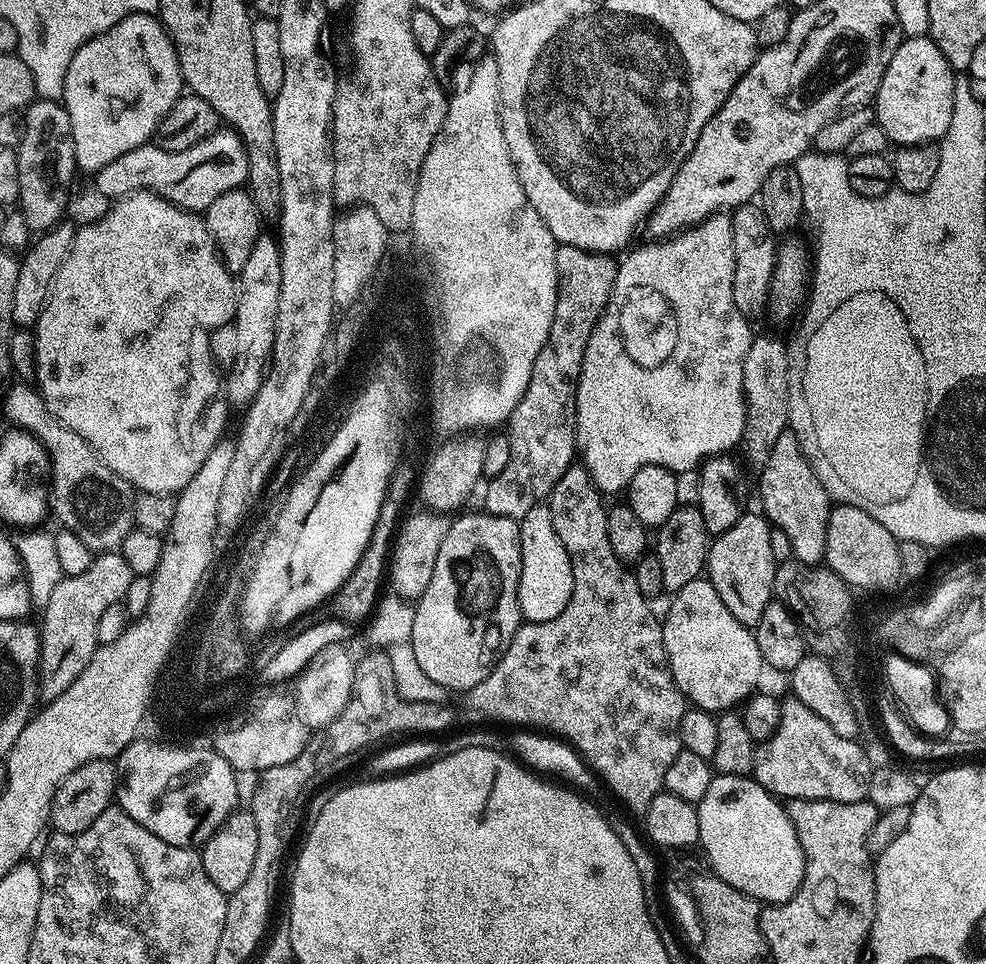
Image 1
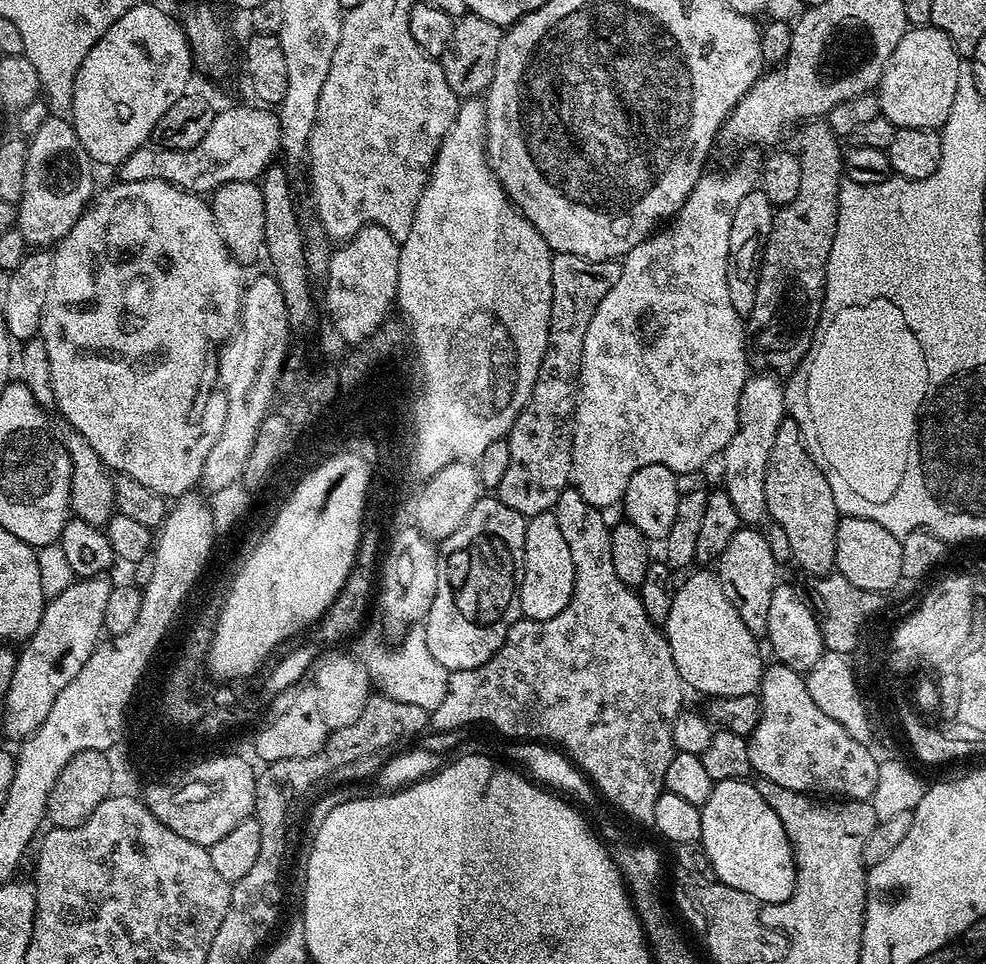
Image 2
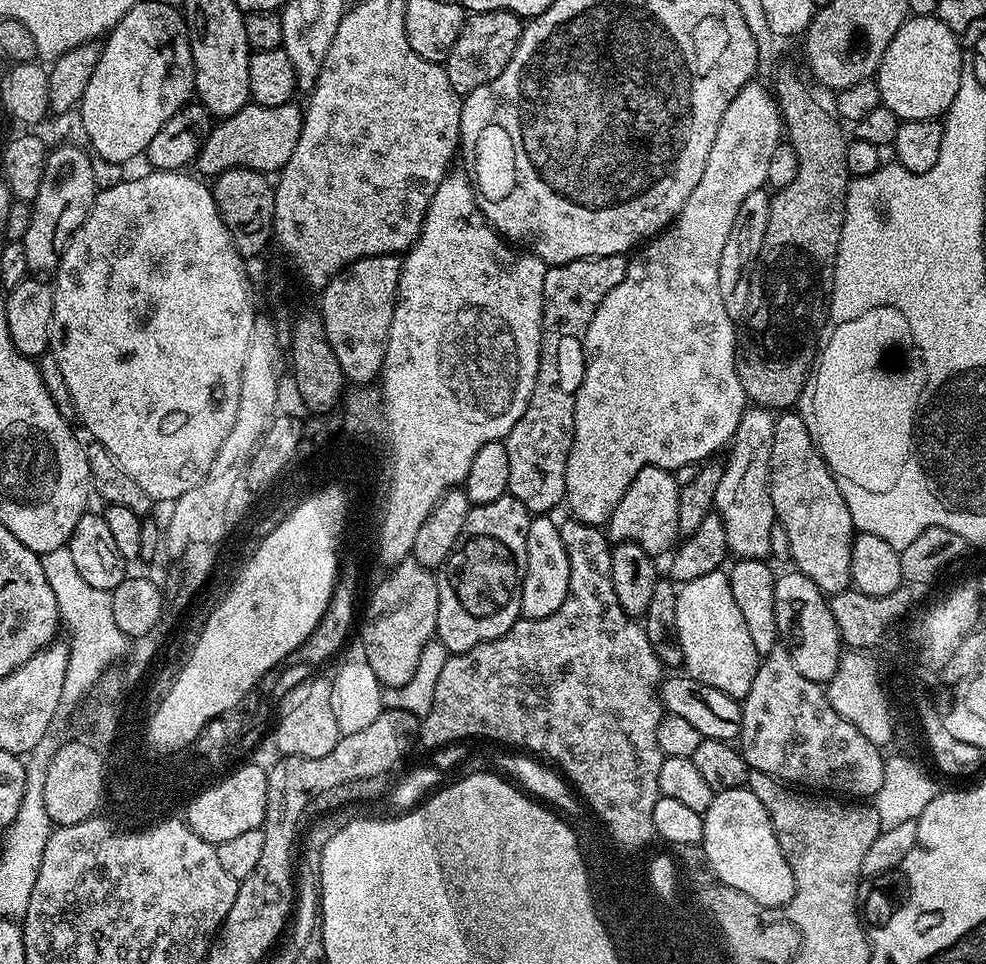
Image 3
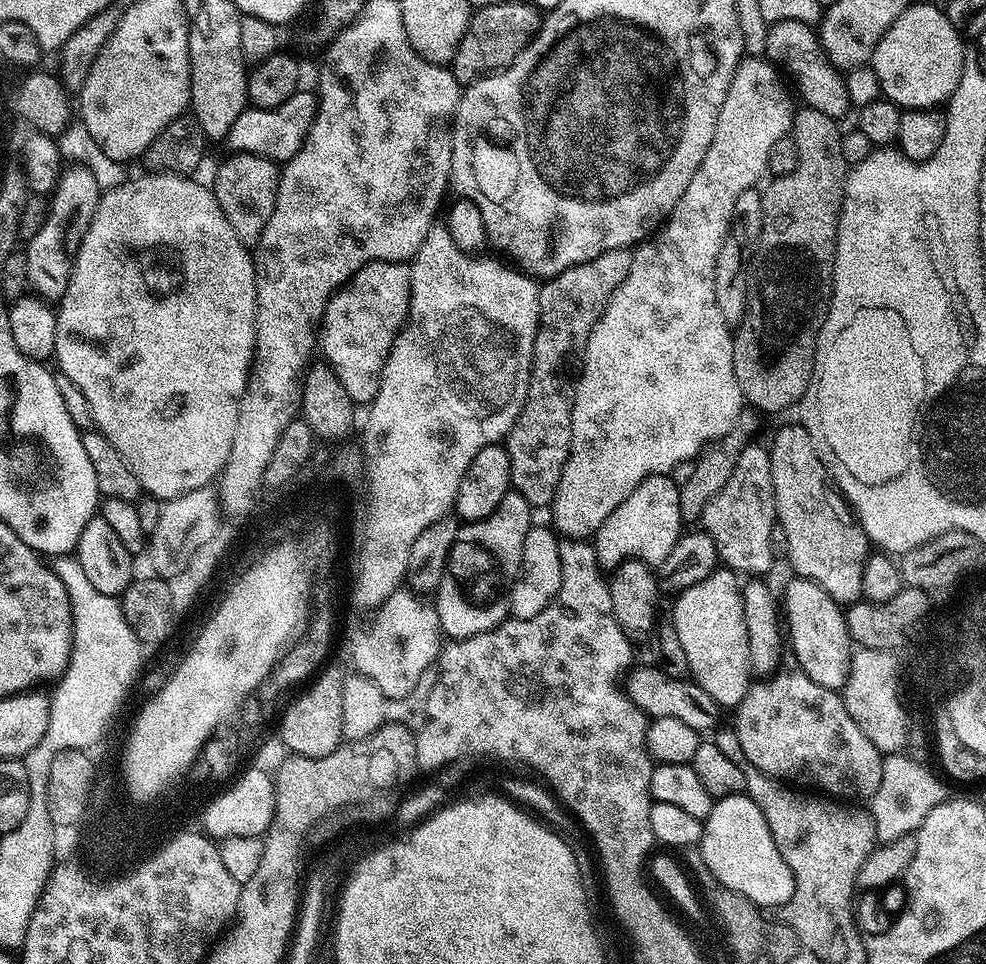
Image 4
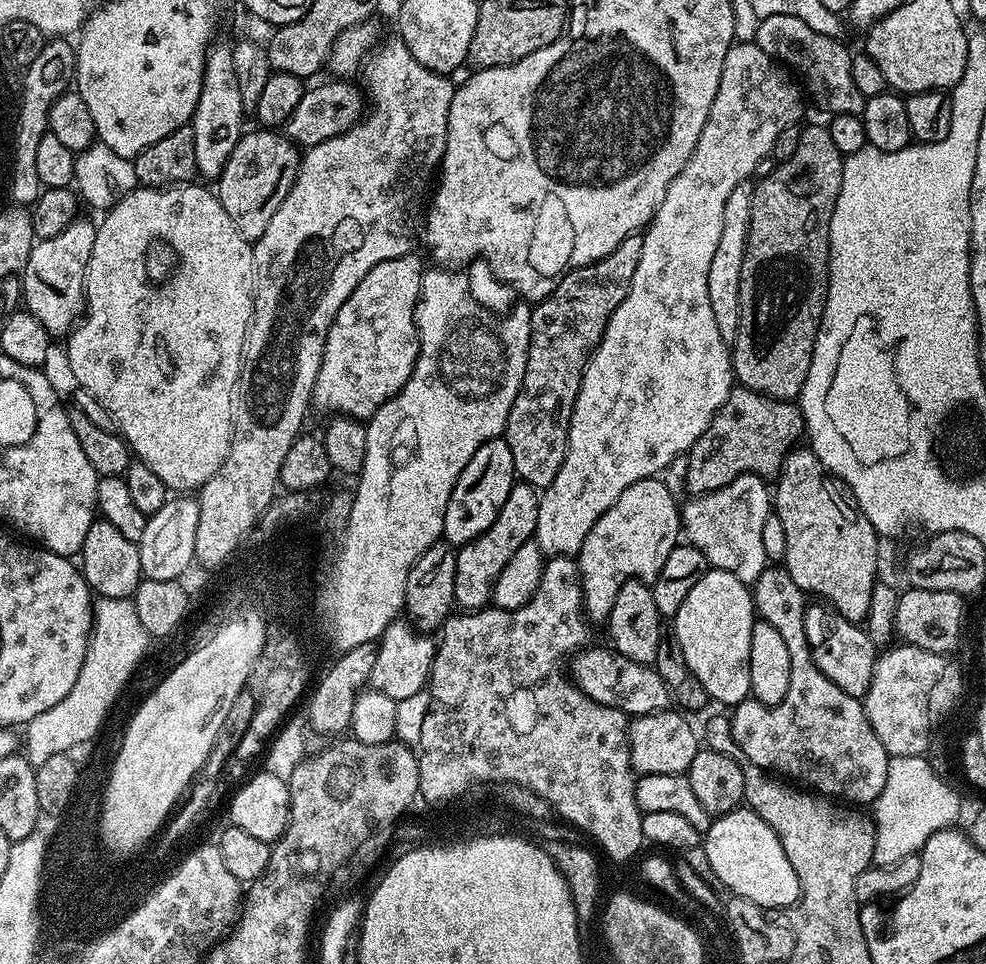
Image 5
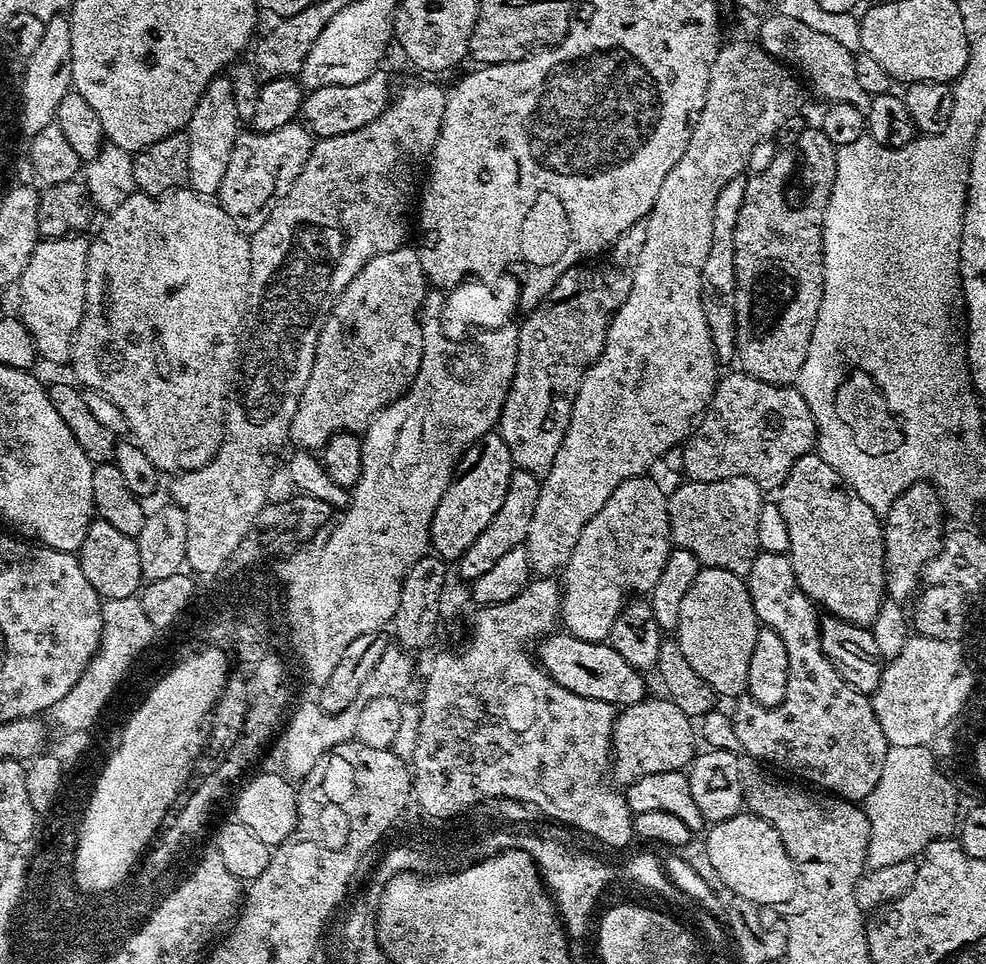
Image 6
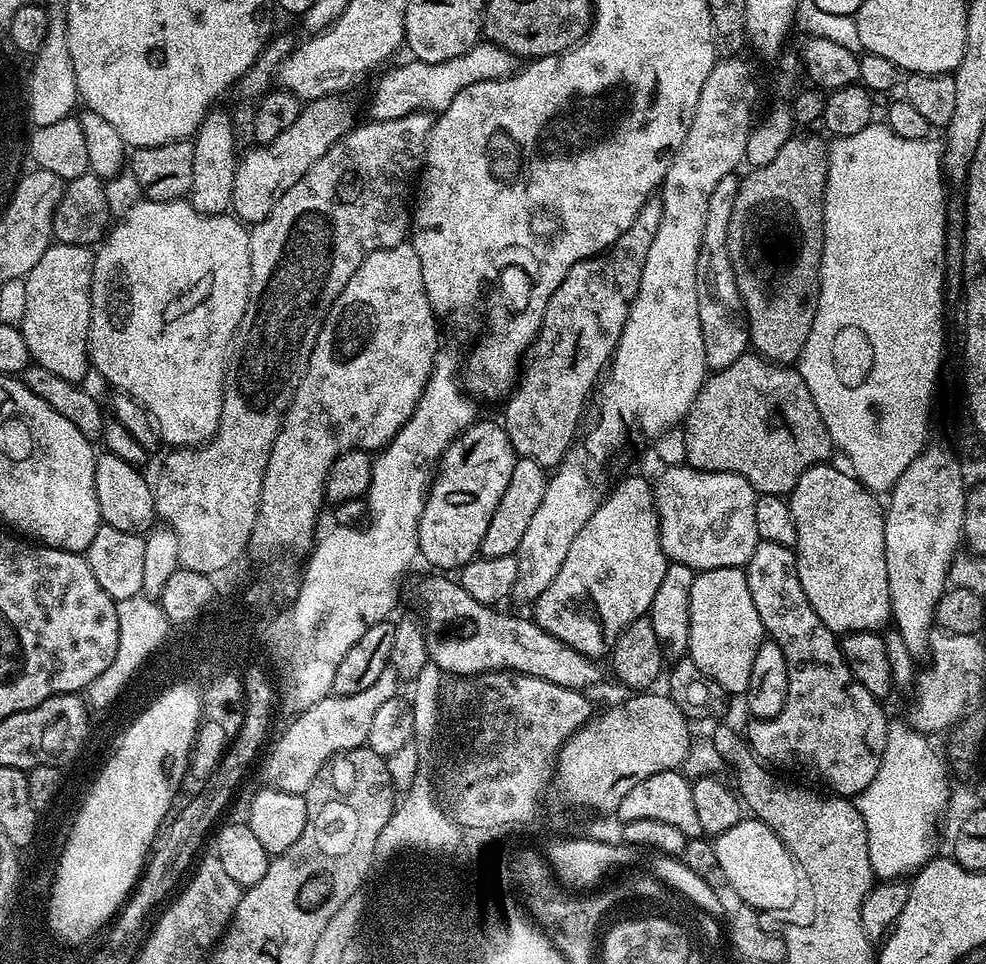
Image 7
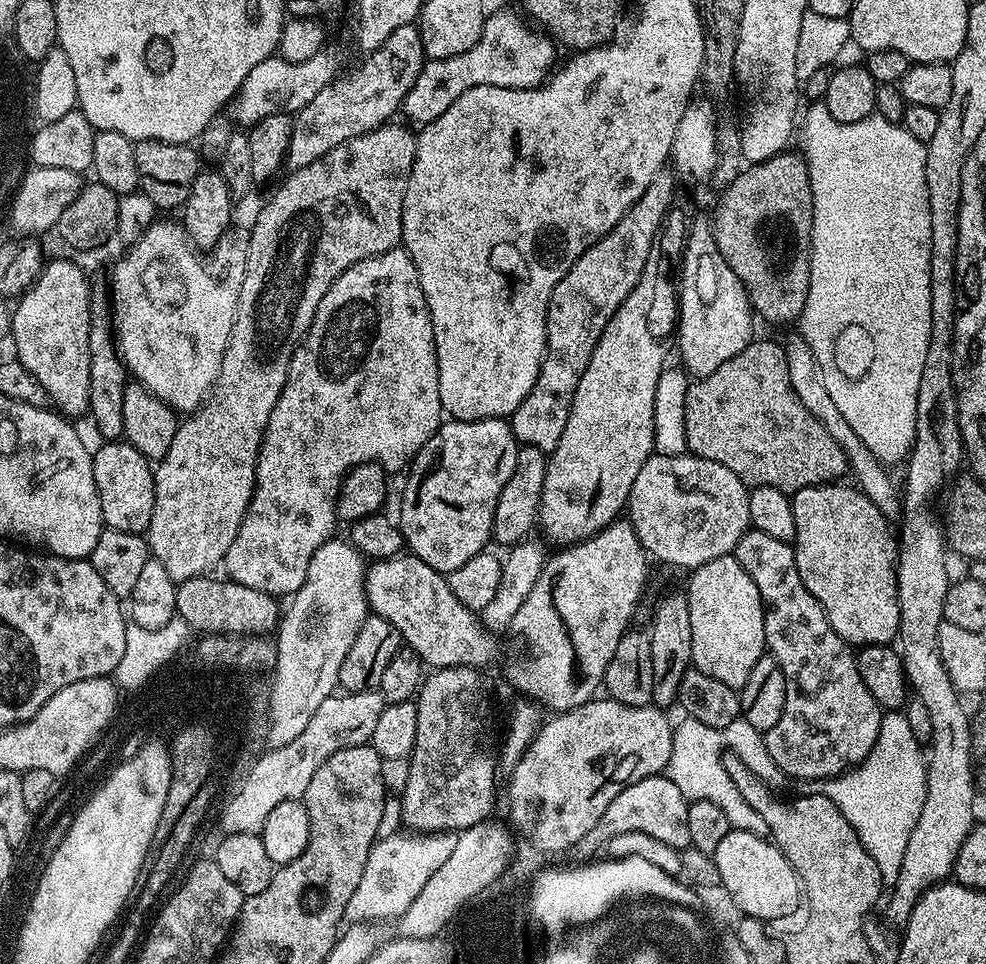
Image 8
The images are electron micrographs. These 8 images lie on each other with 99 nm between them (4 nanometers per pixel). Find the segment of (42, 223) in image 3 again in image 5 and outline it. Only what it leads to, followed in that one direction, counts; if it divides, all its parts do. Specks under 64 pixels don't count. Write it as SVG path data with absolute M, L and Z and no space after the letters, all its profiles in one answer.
M76 218L54 238L33 243L22 270L22 304L46 329L49 337L63 337L72 331L84 310L84 271L90 250L94 250L96 224Z

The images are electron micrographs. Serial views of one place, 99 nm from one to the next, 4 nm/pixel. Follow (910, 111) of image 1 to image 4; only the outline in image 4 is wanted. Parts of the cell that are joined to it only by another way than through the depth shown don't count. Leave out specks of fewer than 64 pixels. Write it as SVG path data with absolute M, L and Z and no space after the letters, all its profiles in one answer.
M909 3L894 26L880 36L870 61L874 74L878 74L883 99L904 110L943 105L962 78L965 47L961 33L956 31L943 7Z

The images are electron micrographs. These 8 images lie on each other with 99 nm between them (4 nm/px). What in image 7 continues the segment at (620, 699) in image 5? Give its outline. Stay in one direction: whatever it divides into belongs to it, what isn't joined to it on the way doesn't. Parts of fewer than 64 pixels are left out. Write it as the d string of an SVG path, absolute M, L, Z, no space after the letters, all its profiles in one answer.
M436 574L433 580L424 584L424 616L426 628L429 633L444 632L451 624L464 624L464 641L460 644L460 652L436 652L433 651L430 660L436 663L444 674L453 677L479 676L482 672L521 672L534 678L542 678L546 682L554 682L558 686L588 690L600 678L600 668L591 657L584 656L578 650L566 646L554 634L542 630L542 626L535 619L524 616L507 616L504 612L496 612L495 607L478 602L466 594L466 590L455 579L447 580L447 575Z

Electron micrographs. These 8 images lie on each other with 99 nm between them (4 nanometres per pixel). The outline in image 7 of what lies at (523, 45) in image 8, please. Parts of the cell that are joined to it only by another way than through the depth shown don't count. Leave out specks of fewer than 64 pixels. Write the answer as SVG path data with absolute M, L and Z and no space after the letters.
M477 42L473 48L466 50L466 54L458 58L446 58L446 62L427 64L415 58L409 61L409 64L400 64L390 69L377 82L372 92L372 101L368 104L372 120L393 120L421 110L439 114L446 110L446 106L450 106L450 102L454 102L454 98L458 98L458 94L462 94L462 90L466 90L466 86L500 80L503 76L511 76L518 68L516 56L489 42Z

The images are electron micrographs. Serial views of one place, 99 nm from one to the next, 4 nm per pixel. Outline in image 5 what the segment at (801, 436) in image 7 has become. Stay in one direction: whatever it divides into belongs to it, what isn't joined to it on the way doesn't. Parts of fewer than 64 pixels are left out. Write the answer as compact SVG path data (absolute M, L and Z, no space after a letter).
M743 386L733 387L732 392L726 398L726 402L716 411L716 416L706 426L706 430L694 442L687 451L689 465L683 487L689 488L689 493L703 494L713 492L722 486L726 486L734 478L739 476L763 476L775 478L780 474L780 468L789 452L801 443L800 435L804 432L805 413L790 400L776 400L772 396L764 396L752 388Z

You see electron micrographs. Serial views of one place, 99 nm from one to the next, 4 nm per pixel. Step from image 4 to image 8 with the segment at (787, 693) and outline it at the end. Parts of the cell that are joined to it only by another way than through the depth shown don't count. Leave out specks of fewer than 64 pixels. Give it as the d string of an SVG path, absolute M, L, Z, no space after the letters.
M749 527L742 534L734 555L746 574L754 578L754 586L758 586L758 594L764 600L764 643L788 683L789 696L782 710L782 718L778 718L778 726L763 733L766 750L770 758L774 758L776 769L785 777L820 782L839 776L866 759L880 736L882 709L870 694L866 682L862 682L862 674L858 674L853 645L846 643L836 633L834 626L828 624L818 598L806 590L806 582L802 582L802 574L798 574L796 549L792 544L778 542L778 538Z

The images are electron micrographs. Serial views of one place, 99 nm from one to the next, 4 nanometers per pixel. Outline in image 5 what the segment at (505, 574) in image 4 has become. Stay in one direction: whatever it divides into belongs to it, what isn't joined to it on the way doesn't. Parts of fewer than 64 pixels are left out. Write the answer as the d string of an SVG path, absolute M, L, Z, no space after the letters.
M515 483L512 485L510 494L506 494L506 502L502 502L492 525L470 543L459 545L456 552L454 594L455 603L459 607L461 604L461 609L479 610L491 601L492 583L498 578L498 574L506 566L514 550L518 550L518 546L522 546L536 535L539 505L540 497L537 489L531 484Z

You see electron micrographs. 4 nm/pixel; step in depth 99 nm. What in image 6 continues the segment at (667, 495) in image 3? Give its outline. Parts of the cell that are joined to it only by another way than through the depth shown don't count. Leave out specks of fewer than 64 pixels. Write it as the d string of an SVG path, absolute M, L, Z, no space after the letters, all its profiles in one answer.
M645 474L623 480L614 494L610 494L606 506L602 506L602 510L598 510L598 514L586 522L582 534L578 534L574 554L570 554L562 569L564 580L562 579L559 619L566 631L584 640L607 641L610 630L629 597L633 594L651 593L652 587L658 582L662 566L666 566L668 554L674 547L671 538L668 496L658 488L655 479Z

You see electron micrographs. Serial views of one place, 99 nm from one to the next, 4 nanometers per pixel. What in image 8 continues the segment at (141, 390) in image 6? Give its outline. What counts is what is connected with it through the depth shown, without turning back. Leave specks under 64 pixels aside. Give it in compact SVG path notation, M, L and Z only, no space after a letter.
M157 219L132 244L127 245L124 257L112 268L112 292L110 290L110 315L115 333L116 348L125 368L135 383L150 390L162 402L166 402L177 414L191 414L204 403L215 384L235 315L204 316L204 300L212 308L219 304L231 305L242 294L242 282L246 278L246 258L250 250L250 232L247 227L229 227L218 242L204 255L190 249L190 241L184 233L183 223Z

